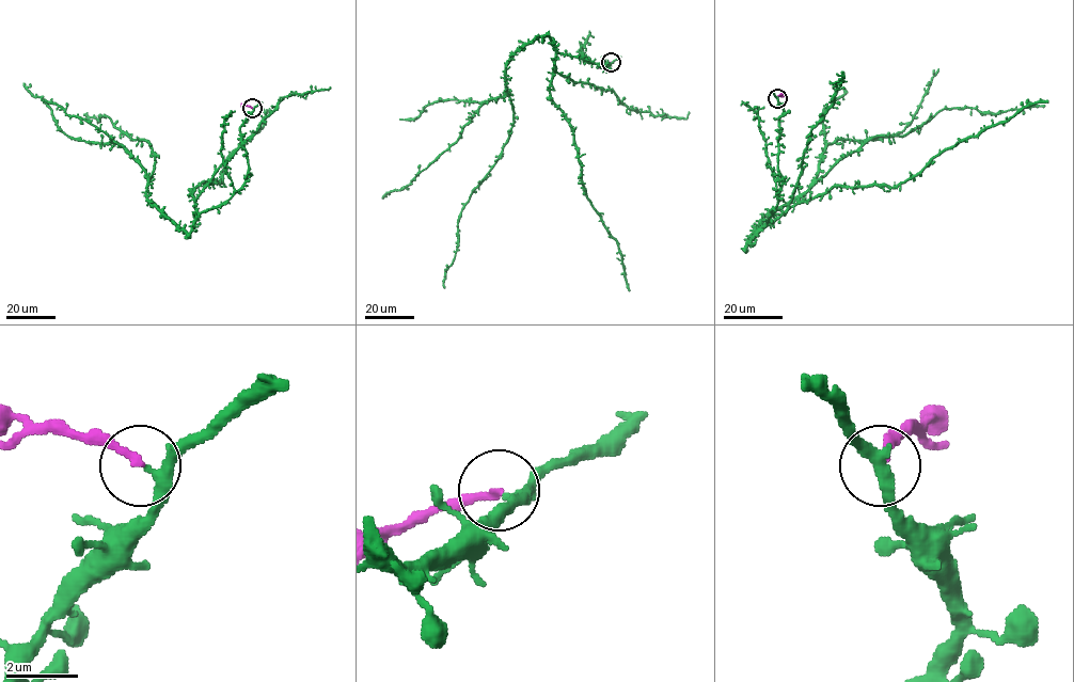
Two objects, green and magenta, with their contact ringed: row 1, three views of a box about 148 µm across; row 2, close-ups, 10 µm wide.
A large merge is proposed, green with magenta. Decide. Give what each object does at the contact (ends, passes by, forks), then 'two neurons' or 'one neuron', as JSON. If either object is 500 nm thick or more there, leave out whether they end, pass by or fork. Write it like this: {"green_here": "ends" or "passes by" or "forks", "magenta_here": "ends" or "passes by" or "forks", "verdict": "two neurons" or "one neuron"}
{"green_here": "passes by", "magenta_here": "ends", "verdict": "two neurons"}

